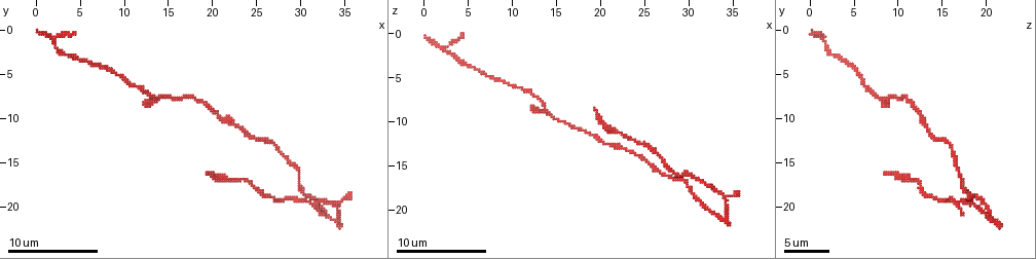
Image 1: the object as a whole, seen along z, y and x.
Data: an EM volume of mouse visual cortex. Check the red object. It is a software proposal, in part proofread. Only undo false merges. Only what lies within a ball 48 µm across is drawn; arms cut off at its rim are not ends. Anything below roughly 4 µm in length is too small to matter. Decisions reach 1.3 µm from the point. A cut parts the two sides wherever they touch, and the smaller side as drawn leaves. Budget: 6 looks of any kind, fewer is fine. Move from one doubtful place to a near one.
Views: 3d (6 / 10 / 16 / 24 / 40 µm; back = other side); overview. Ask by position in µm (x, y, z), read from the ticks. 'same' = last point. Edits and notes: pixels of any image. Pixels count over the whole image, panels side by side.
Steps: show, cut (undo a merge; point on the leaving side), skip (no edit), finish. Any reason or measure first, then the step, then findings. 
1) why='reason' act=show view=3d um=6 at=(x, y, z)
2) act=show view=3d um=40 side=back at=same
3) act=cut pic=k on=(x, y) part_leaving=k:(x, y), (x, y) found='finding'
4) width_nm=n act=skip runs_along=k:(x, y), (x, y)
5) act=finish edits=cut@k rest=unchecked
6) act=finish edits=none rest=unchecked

why='narrows sharply' act=show view=3d um=10 at=(31.0, 19.6, 16.4)

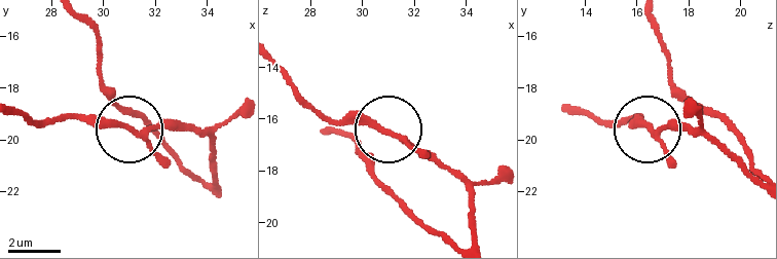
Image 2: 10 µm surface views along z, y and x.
arms=3 act=skip found='one neuron here'

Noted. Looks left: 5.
act=show view=3d um=6 at=(26.2, 12.4, 15.8)

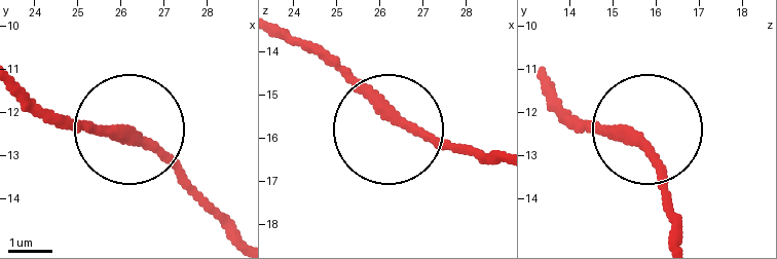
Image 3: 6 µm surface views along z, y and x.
side_arm_um=37 act=skip runs_along=3:(397, 114), (378, 110), (317, 47) found='one neuron here'

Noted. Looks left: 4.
why='calibre changes' act=show view=3d um=10 at=(21.8, 17.0, 11.4)

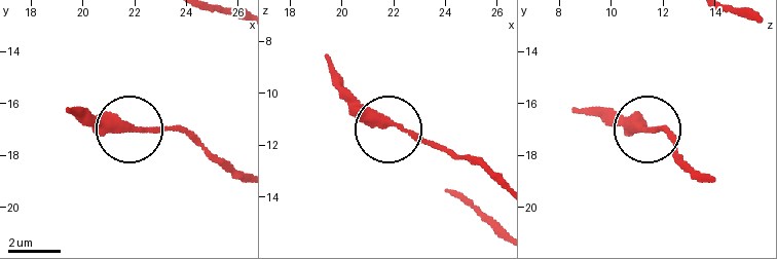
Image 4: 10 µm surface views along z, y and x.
act=show view=3d um=6 at=(22.1, 17.0, 11.3)

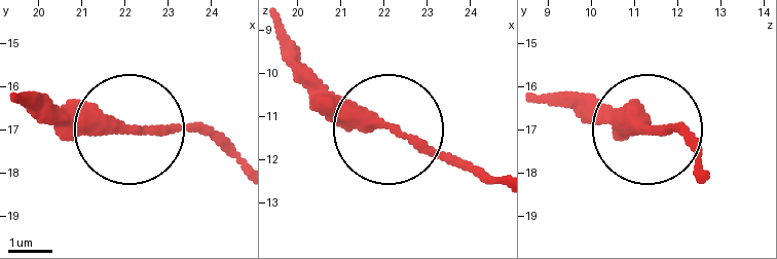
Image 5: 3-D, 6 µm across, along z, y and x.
act=skip runs_along=5:(242, 169), (175, 124), (46, 124) found='all the same neuron'

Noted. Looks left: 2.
act=finish edits=none rest=unchecked

